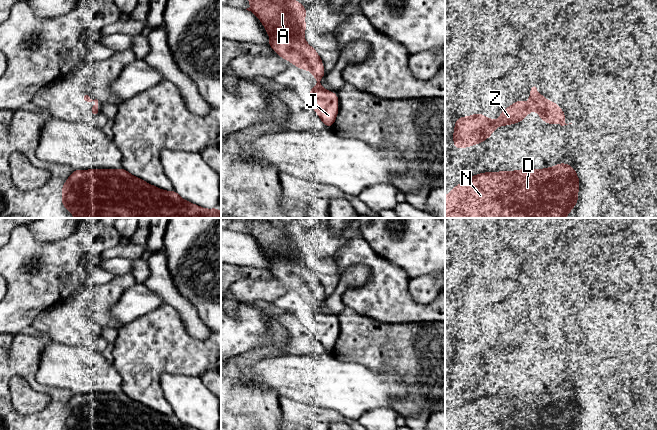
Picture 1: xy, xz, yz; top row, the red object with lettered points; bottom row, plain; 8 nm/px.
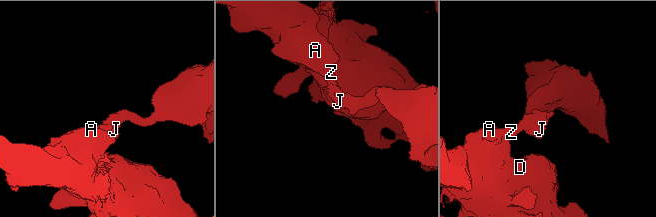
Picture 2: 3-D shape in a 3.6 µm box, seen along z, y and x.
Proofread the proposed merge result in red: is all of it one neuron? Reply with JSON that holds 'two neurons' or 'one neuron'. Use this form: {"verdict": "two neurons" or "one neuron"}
{"verdict": "one neuron"}

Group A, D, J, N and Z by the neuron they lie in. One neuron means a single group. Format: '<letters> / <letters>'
A D J N Z

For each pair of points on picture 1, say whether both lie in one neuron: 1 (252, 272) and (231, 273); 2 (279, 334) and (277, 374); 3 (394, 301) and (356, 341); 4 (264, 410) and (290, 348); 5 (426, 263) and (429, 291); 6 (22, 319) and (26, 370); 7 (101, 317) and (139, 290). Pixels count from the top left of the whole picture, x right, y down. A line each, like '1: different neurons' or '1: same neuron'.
1: same neuron
2: different neurons
3: different neurons
4: different neurons
5: different neurons
6: different neurons
7: different neurons

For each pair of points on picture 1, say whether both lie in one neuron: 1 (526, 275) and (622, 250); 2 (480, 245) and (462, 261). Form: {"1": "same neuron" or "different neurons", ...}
{"1": "different neurons", "2": "different neurons"}

